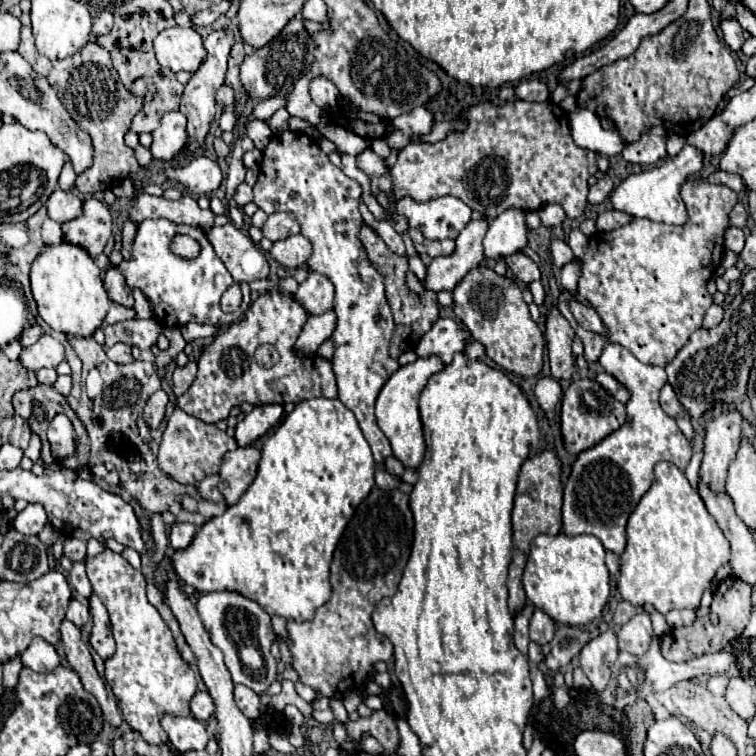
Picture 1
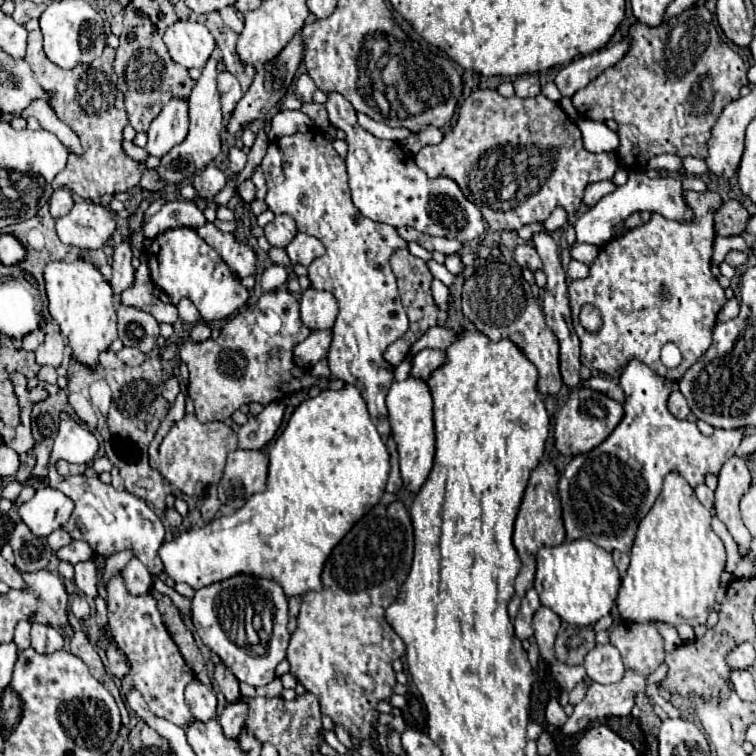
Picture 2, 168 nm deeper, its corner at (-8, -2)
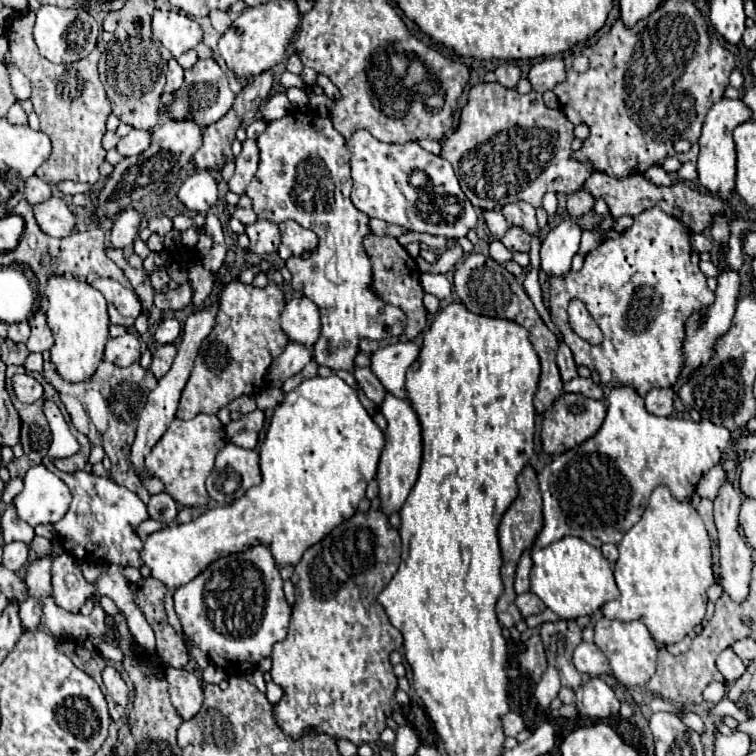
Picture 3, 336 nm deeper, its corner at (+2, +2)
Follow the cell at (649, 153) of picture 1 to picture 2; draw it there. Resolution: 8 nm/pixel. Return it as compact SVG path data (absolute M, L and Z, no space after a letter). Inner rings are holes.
M660 154L660 156L654 156L654 158L648 162L648 168L678 172L678 170L682 168L682 158L676 156L676 154Z

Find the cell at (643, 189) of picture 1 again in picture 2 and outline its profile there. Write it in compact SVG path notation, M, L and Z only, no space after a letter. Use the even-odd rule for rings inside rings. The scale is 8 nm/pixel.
M630 172L628 174L628 182L624 186L618 186L612 194L604 196L596 206L592 206L590 210L586 210L574 230L576 230L576 242L578 244L596 244L600 246L602 242L608 242L614 238L614 228L618 226L620 220L626 220L630 214L634 212L660 212L666 218L678 218L678 220L690 220L692 214L690 210L686 210L684 198L682 198L682 184L676 178L648 178L644 172Z

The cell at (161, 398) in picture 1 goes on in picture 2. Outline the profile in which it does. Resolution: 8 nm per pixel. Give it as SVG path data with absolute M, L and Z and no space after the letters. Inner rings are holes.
M174 374L174 376L170 376L168 380L164 380L162 396L164 396L168 402L174 402L178 394L180 394L180 378Z

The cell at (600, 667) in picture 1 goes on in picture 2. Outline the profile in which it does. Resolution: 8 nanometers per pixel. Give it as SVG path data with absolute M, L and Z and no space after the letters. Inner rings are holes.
M596 644L584 658L586 674L592 678L592 682L598 684L612 684L622 680L624 676L624 664L618 654L618 650L610 644Z

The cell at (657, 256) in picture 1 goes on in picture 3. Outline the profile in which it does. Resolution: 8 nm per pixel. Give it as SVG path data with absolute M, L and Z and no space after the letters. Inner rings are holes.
M652 206L652 208L644 210L640 216L636 216L636 218L634 218L634 224L632 224L628 230L624 230L622 234L618 234L618 236L614 236L614 238L604 240L596 250L592 250L592 252L584 258L584 266L582 266L580 272L572 272L572 270L570 270L570 272L568 272L566 276L562 276L562 278L558 278L558 276L550 278L550 286L552 286L552 288L550 288L550 314L552 314L552 322L558 326L558 330L560 330L562 338L564 338L564 342L566 342L568 348L572 350L574 362L576 362L576 364L584 364L584 366L588 366L590 370L596 370L596 372L600 374L600 382L602 382L604 386L614 388L614 386L628 384L628 386L634 386L640 396L646 396L646 392L652 390L652 388L670 388L670 386L674 386L674 384L676 384L676 378L680 376L680 370L684 368L684 344L682 344L682 342L684 342L684 326L686 326L688 318L690 318L694 312L700 312L700 310L712 306L712 302L714 302L714 292L710 292L710 288L708 288L708 284L706 284L706 276L700 272L700 268L692 264L690 254L692 254L692 246L690 246L690 230L688 230L688 226L684 226L684 222L672 218L670 214L666 214L660 206ZM572 298L578 298L578 300L582 300L582 302L586 304L588 312L592 314L592 318L596 320L596 324L598 324L600 330L604 332L604 342L602 342L600 346L590 346L588 342L582 342L582 338L570 328L566 308L568 308L568 302L570 302Z

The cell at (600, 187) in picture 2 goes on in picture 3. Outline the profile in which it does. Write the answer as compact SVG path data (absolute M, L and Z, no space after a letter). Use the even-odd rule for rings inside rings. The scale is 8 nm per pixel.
M578 190L578 192L574 192L574 194L568 196L568 212L574 218L580 218L580 216L588 214L590 208L592 208L592 204L594 204L594 198L586 190Z

